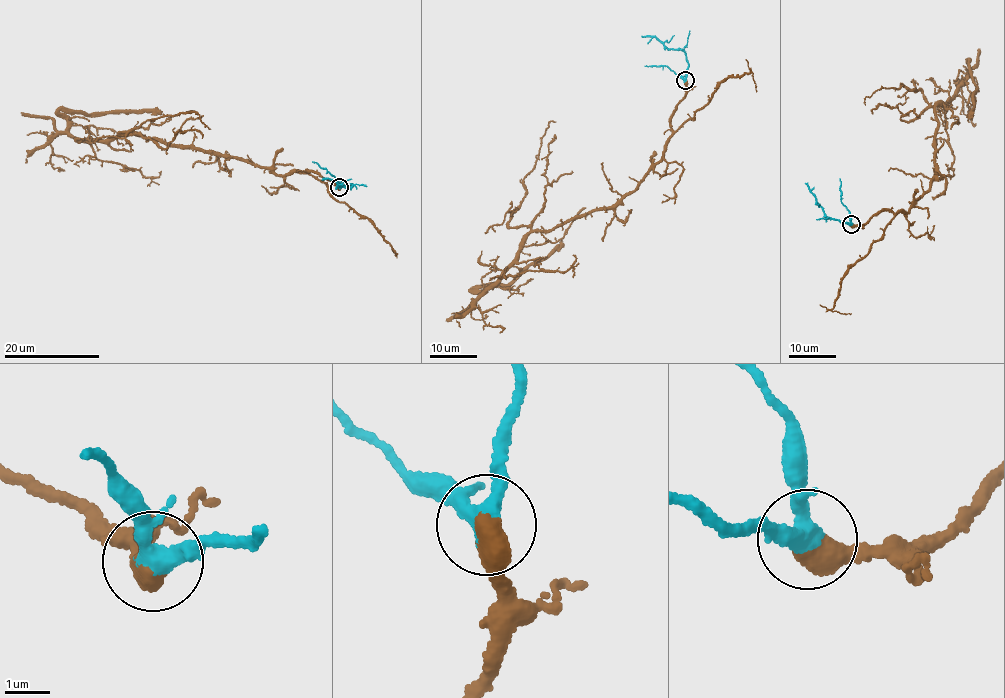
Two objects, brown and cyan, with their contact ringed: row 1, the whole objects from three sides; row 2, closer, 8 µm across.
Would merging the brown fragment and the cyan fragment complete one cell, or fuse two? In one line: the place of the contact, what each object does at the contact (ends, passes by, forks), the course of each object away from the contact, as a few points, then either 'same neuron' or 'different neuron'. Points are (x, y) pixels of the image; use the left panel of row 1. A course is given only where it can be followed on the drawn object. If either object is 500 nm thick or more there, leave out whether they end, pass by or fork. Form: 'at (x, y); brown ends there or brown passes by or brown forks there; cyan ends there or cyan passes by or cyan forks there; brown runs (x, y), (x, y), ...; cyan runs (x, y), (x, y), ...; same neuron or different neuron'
at (339, 187); brown runs (338, 187), (307, 169), (283, 175), (152, 137), (103, 141), (68, 131), (71, 115), (86, 111), (162, 112); cyan runs (339, 186), (352, 185), (341, 186), (332, 179), (321, 180); same neuron

